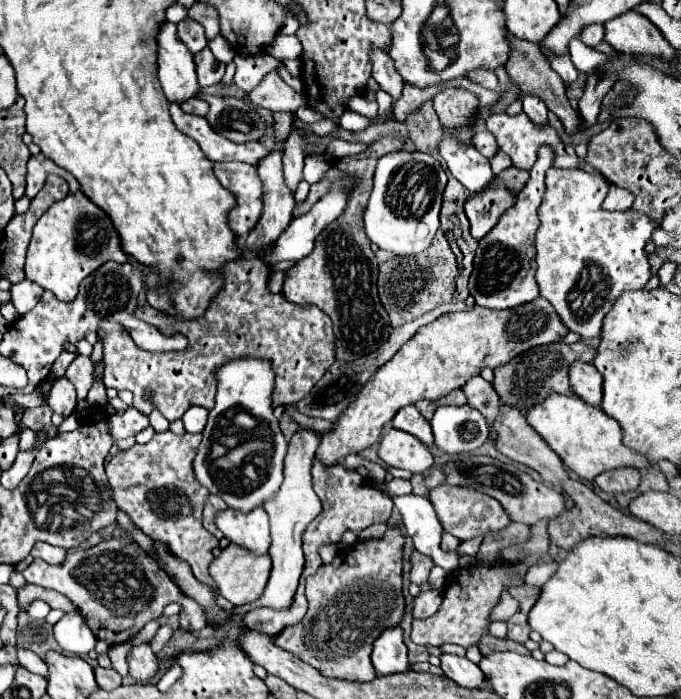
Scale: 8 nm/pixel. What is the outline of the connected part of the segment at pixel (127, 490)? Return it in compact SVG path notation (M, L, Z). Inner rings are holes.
M170 430L154 434L148 444L134 444L130 450L114 454L106 466L106 476L118 508L124 510L146 536L164 542L172 554L184 558L198 580L204 580L214 588L208 564L214 560L212 548L218 546L218 538L214 538L202 524L202 508L208 492L194 480L190 468L200 440L202 434L190 432L182 436L176 436Z

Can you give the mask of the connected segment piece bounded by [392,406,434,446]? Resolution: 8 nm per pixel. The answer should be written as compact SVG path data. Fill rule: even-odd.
M404 406L402 410L398 410L396 416L392 418L392 428L414 434L416 438L420 438L428 446L434 444L430 422L416 410L416 406Z

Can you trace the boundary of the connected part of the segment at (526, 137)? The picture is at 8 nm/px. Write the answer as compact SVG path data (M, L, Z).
M520 112L520 114L516 114L516 116L496 114L496 116L492 116L490 120L486 120L486 130L490 130L490 132L496 136L500 150L504 150L504 152L512 158L514 166L518 166L518 168L530 170L530 168L534 166L534 162L536 162L536 150L538 150L540 144L550 144L552 148L558 148L558 160L554 162L556 168L580 168L580 166L584 164L584 160L574 152L574 148L568 148L570 152L564 150L564 142L560 140L556 128L552 128L550 124L536 126L524 112Z

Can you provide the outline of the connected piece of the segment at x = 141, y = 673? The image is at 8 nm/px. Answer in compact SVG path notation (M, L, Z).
M140 644L140 646L134 646L130 650L130 654L126 656L126 662L128 662L128 672L130 676L136 680L136 682L146 682L154 676L156 668L158 668L158 660L156 660L156 654L150 650L148 644Z

